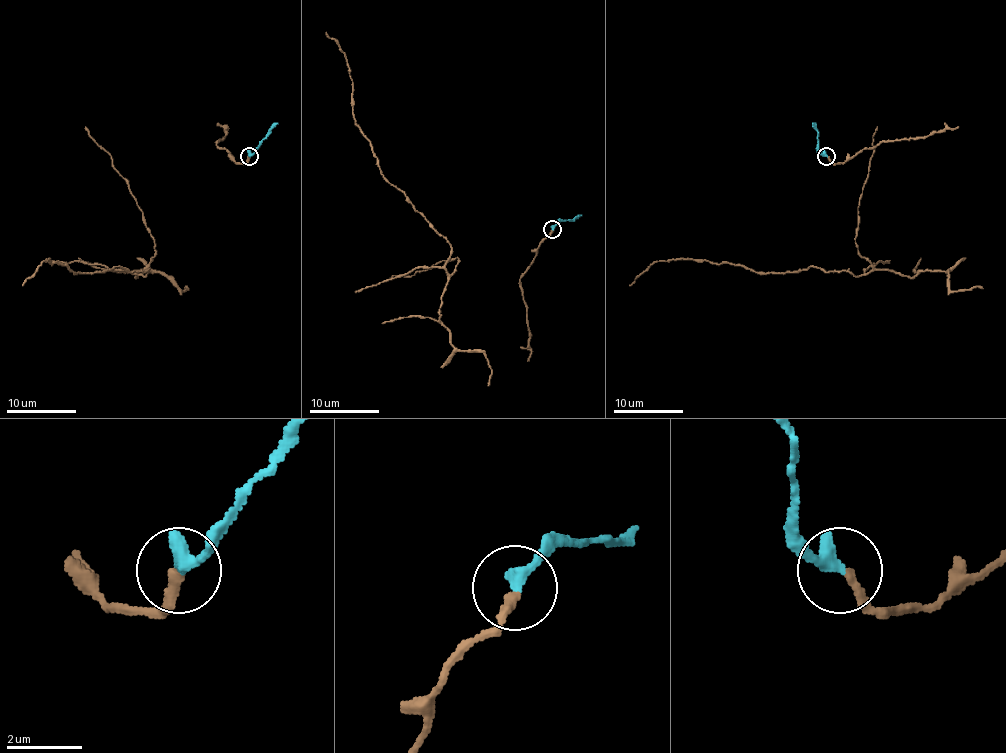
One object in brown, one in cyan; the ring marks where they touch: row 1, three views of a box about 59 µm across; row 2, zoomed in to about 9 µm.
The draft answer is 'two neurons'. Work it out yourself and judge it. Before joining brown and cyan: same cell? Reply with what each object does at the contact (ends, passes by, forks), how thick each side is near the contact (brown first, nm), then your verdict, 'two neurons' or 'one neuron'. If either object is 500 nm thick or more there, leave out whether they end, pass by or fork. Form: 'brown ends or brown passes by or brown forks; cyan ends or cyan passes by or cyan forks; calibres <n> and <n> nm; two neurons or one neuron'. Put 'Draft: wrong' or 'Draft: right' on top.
Draft: wrong
brown ends; cyan ends; calibres 260 and 400 nm; one neuron

